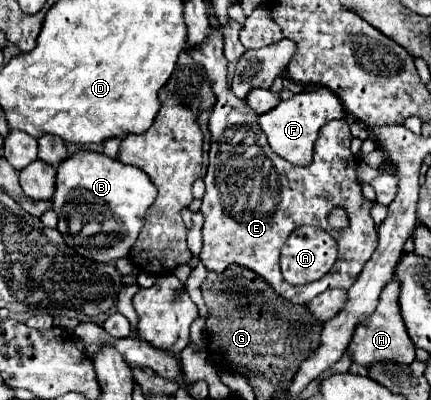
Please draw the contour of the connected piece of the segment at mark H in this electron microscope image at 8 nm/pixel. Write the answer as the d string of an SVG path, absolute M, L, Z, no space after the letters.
M395 280L391 284L387 284L385 292L381 292L375 312L367 320L357 324L353 338L347 346L347 354L355 364L365 366L365 368L371 368L379 362L397 362L397 364L407 366L415 360L415 346L413 346L409 334L405 332L405 324L403 324L399 308L397 308L397 282Z

